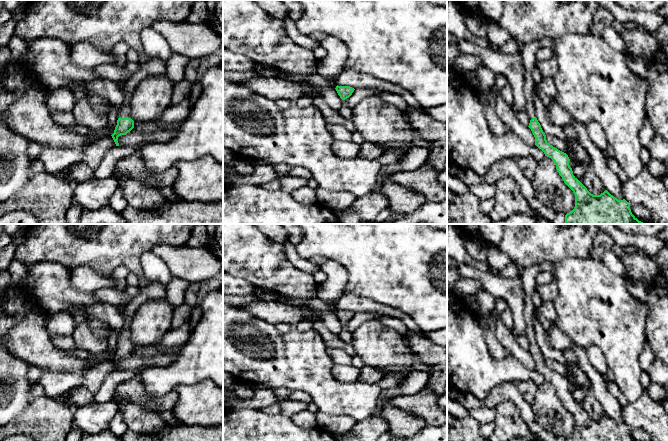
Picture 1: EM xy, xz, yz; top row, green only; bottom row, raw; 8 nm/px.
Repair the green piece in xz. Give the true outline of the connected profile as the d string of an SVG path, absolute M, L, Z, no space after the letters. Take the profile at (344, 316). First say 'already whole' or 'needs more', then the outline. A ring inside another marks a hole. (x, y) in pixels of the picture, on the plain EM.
already whole | M336 310L336 315L342 324L349 322L354 316L354 312L350 310Z

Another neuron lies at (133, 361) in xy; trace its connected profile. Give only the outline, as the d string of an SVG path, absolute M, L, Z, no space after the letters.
M134 352L126 359L118 361L119 370L136 369L141 366L164 367L174 363L177 359L176 355L159 354L150 357L140 357Z

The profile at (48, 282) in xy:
M54 262L28 266L27 289L46 314L67 310L71 305L98 303L93 293L75 291L69 279L70 270Z

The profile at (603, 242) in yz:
M599 229L590 251L589 259L602 261L604 255L611 251L615 245L613 238L606 232Z

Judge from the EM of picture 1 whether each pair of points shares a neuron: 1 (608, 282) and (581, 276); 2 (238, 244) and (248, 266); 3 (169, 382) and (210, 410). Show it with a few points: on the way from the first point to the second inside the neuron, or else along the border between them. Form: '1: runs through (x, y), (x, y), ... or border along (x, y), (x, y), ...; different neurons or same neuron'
1: runs through (601, 282), (588, 282); same neuron
2: runs through (241, 249), (248, 256), (248, 261); same neuron
3: border along (199, 381), (177, 384), (173, 388); different neurons

